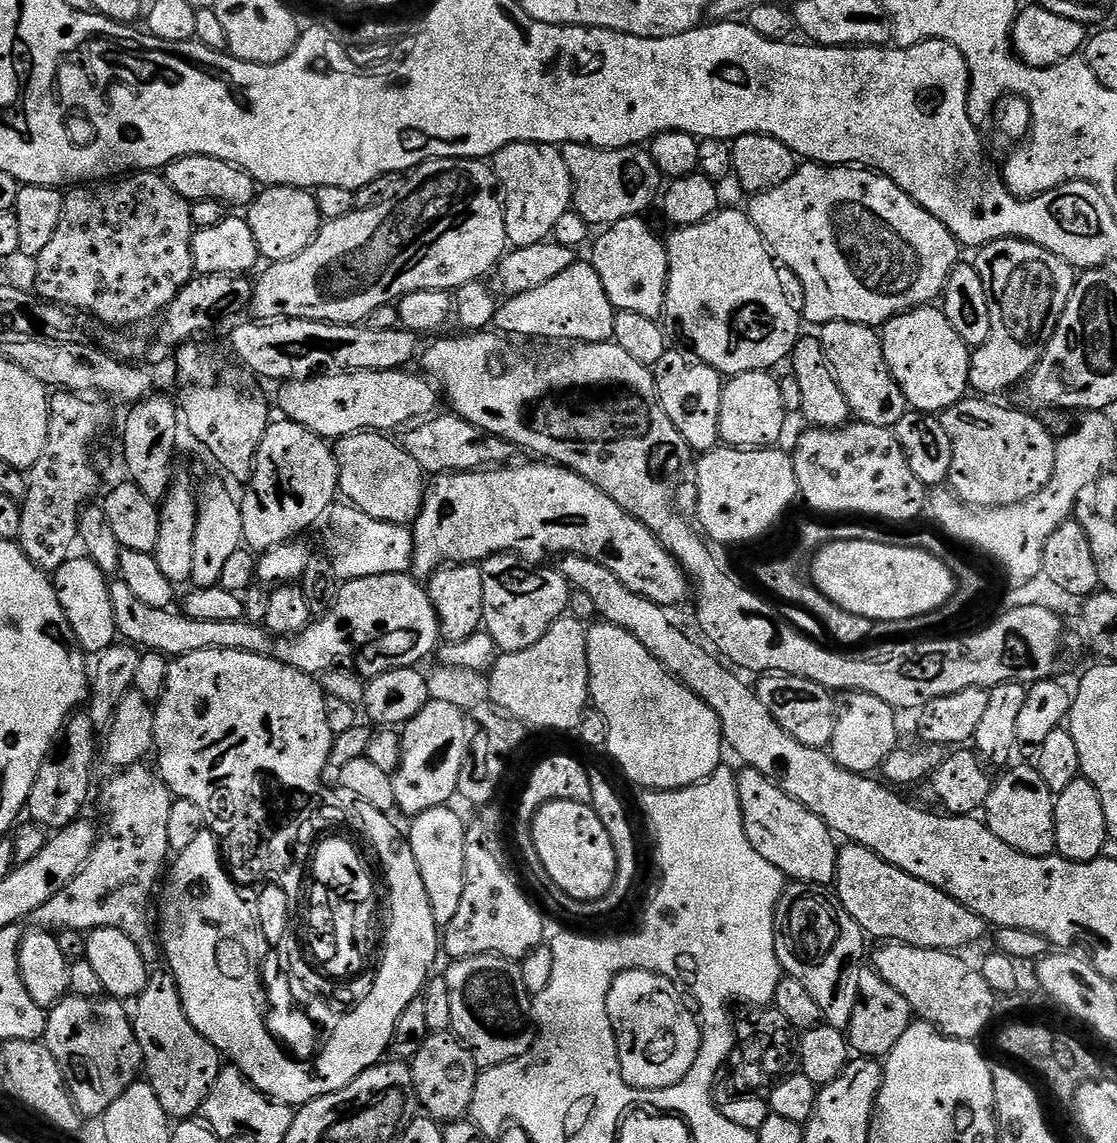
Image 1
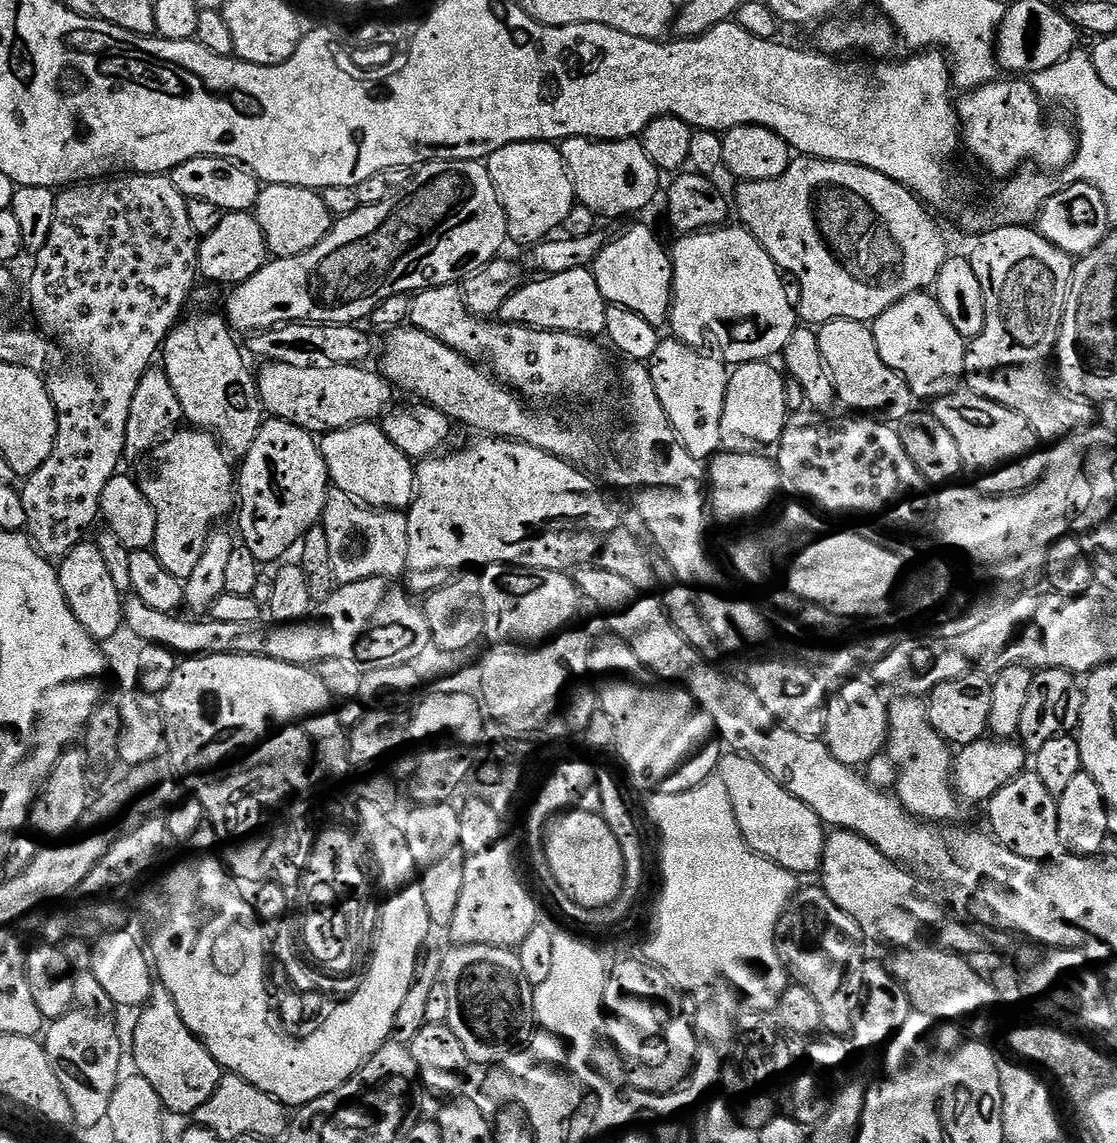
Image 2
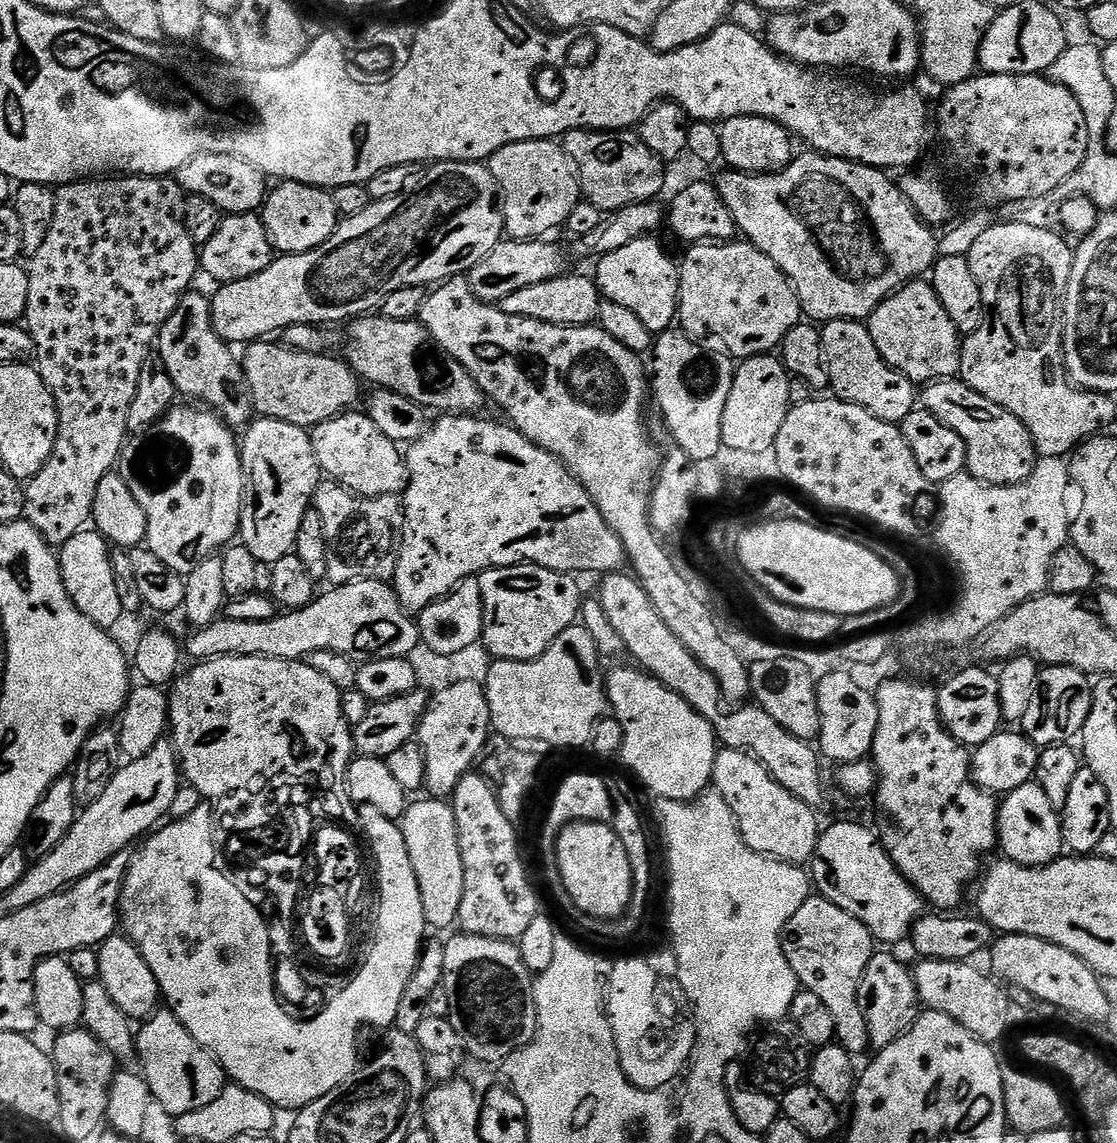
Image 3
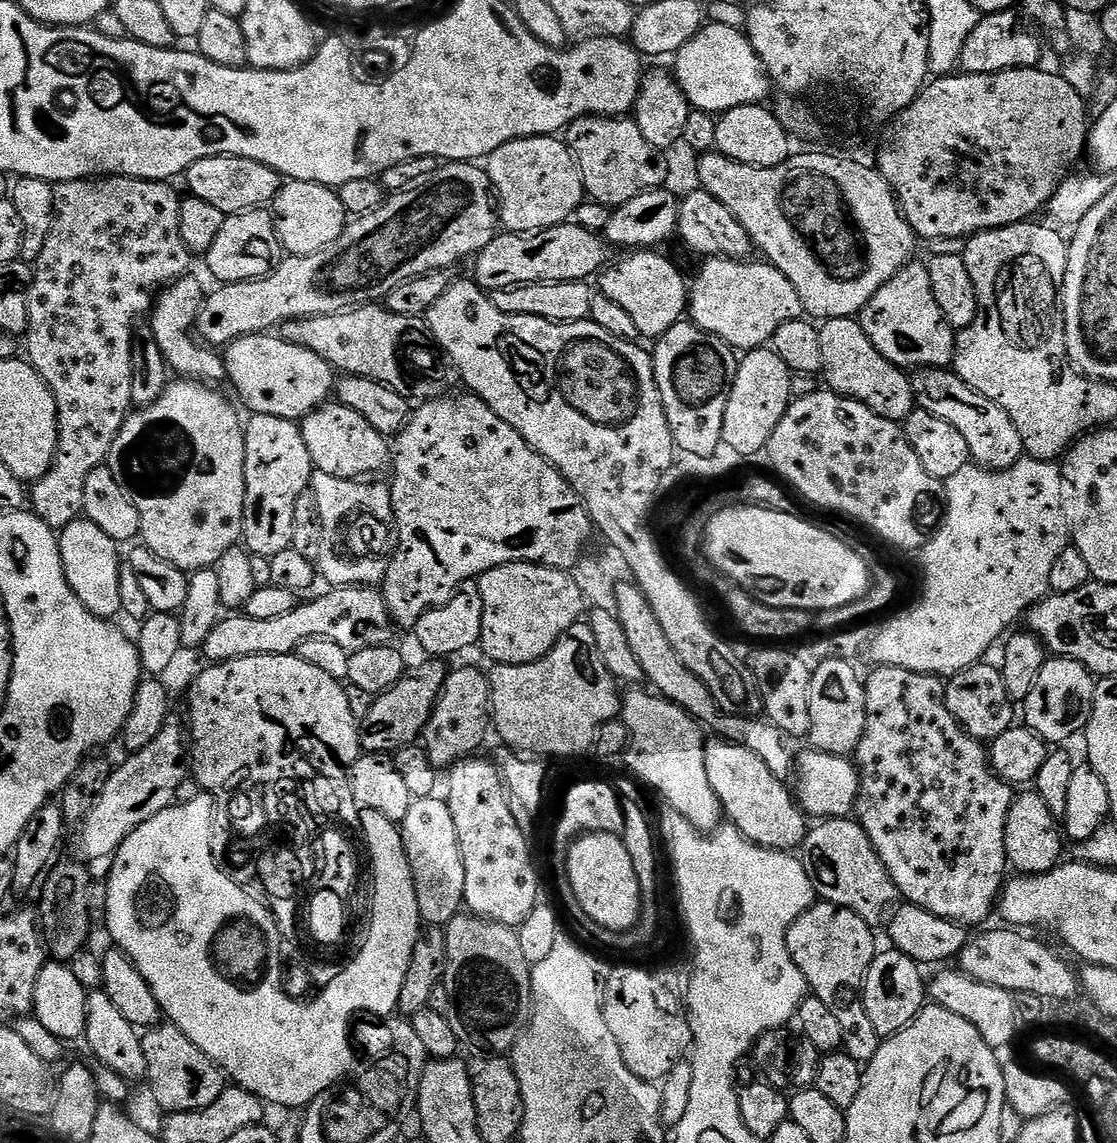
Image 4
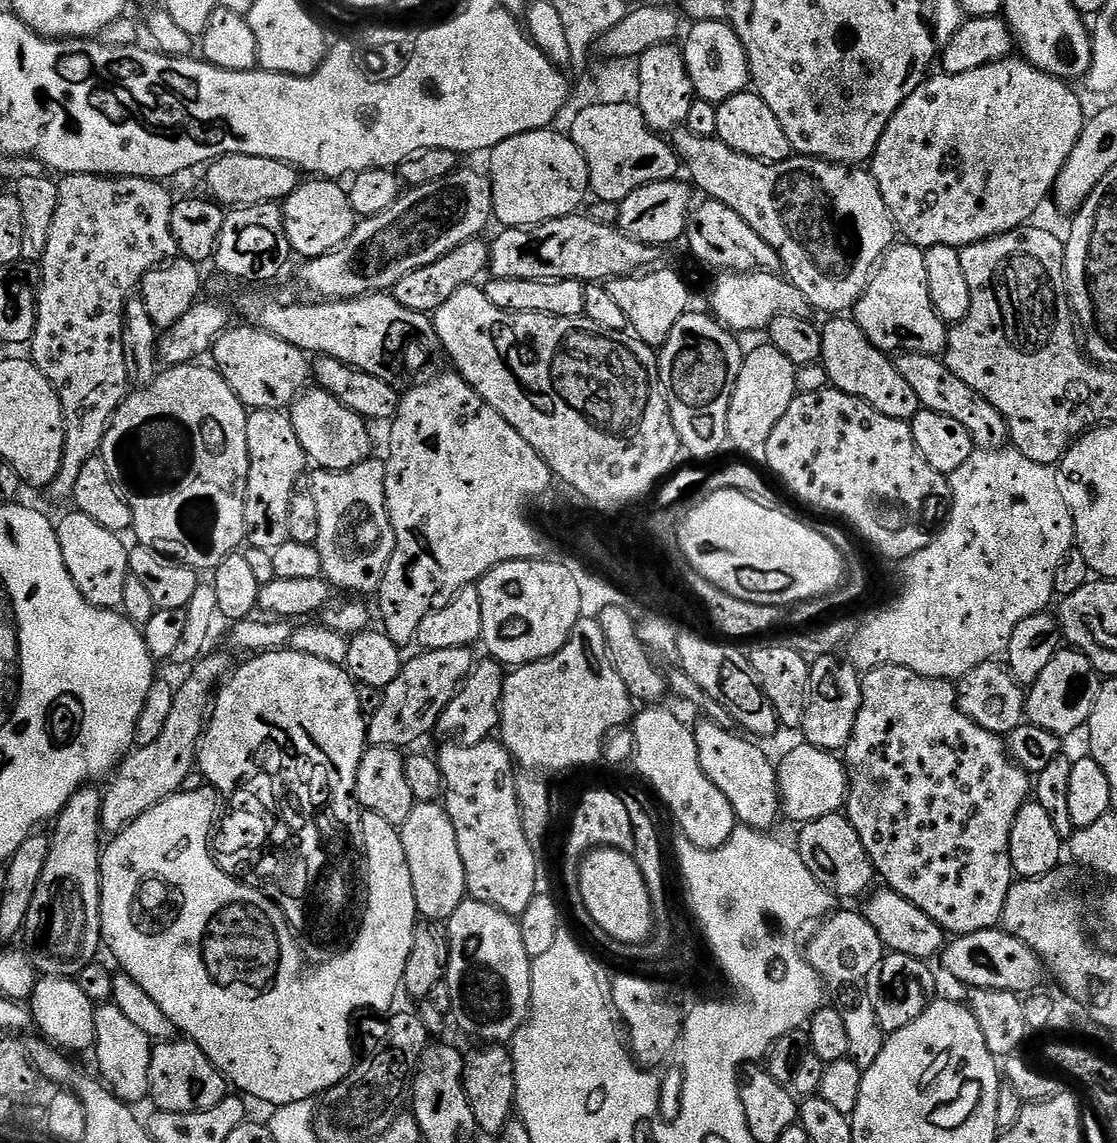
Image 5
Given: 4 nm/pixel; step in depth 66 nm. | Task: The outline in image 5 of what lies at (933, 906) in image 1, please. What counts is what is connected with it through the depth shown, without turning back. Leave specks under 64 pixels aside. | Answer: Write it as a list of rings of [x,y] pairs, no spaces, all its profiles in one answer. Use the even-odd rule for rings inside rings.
[[[847,815],[818,818],[803,825],[799,831],[798,851],[802,862],[806,862],[806,870],[810,870],[810,874],[814,874],[814,878],[818,878],[820,885],[831,892],[833,897],[863,897],[873,887],[874,869],[866,854],[866,846],[862,846],[862,838],[858,838],[858,830],[850,826]]]

